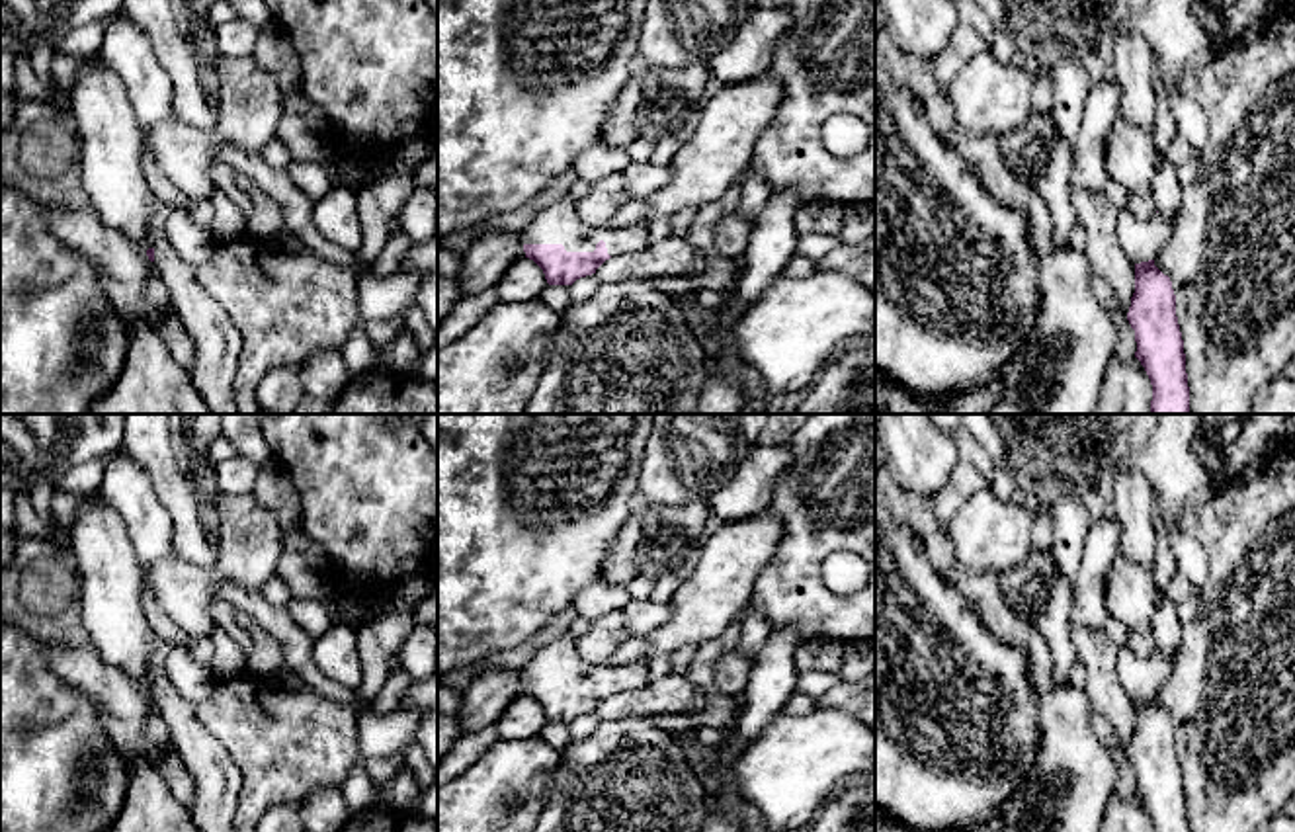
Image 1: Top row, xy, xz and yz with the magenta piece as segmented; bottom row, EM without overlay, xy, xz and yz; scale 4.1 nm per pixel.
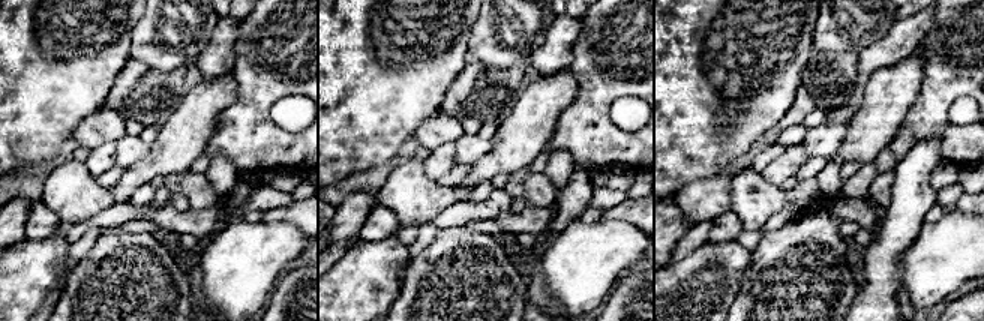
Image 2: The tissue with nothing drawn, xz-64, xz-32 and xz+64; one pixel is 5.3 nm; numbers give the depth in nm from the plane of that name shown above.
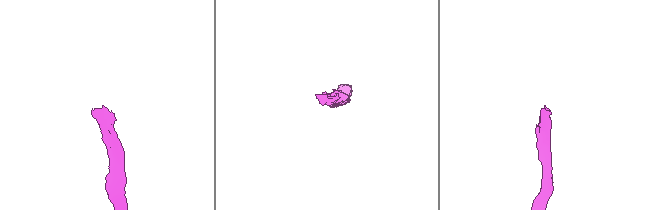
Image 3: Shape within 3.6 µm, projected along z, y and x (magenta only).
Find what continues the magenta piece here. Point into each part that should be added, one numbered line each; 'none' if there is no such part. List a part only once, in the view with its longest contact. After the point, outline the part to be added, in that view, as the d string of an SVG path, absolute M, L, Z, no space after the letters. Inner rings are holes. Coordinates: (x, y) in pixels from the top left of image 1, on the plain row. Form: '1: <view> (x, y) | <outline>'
1: xz (559, 661) | M564 633L539 648L522 668L522 682L563 682L566 689L594 689L600 678L609 693L643 687L647 664L639 658L625 666L584 660L574 639Z

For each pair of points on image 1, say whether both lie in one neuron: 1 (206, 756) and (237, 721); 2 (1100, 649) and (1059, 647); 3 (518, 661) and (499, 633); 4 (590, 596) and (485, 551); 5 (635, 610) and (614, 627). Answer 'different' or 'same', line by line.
1: different
2: different
3: different
4: different
5: different

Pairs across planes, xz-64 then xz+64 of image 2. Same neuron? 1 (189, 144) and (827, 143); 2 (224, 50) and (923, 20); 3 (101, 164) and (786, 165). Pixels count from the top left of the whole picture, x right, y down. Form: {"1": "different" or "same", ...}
{"1": "different", "2": "same", "3": "same"}

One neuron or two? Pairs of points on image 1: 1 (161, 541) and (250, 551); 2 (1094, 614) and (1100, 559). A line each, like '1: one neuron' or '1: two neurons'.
1: two neurons
2: one neuron

